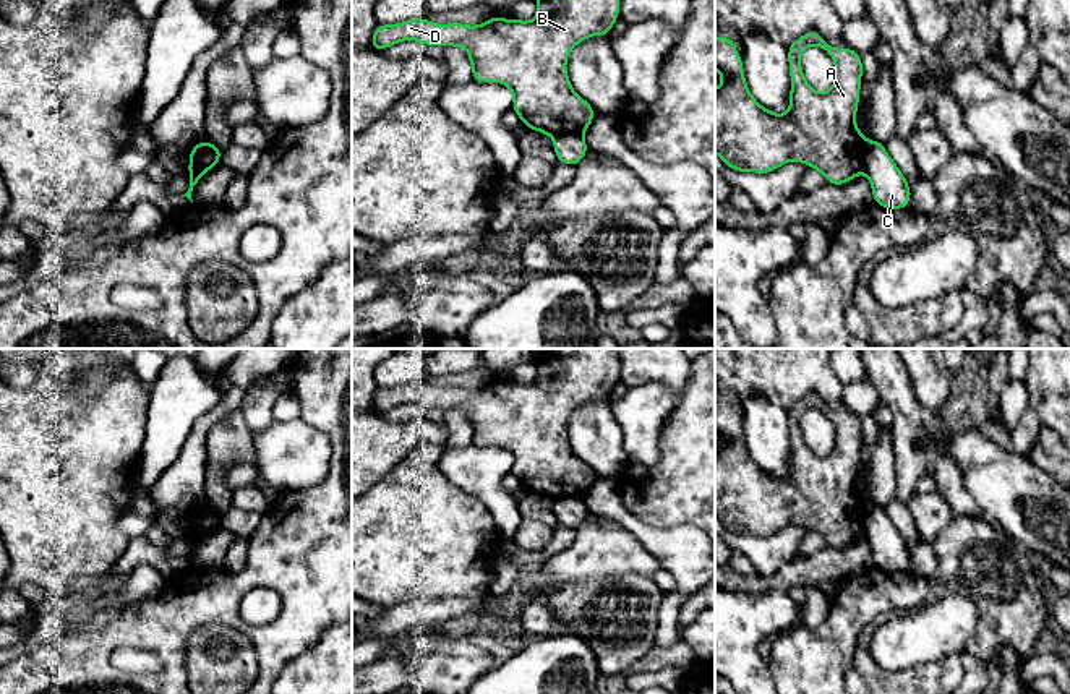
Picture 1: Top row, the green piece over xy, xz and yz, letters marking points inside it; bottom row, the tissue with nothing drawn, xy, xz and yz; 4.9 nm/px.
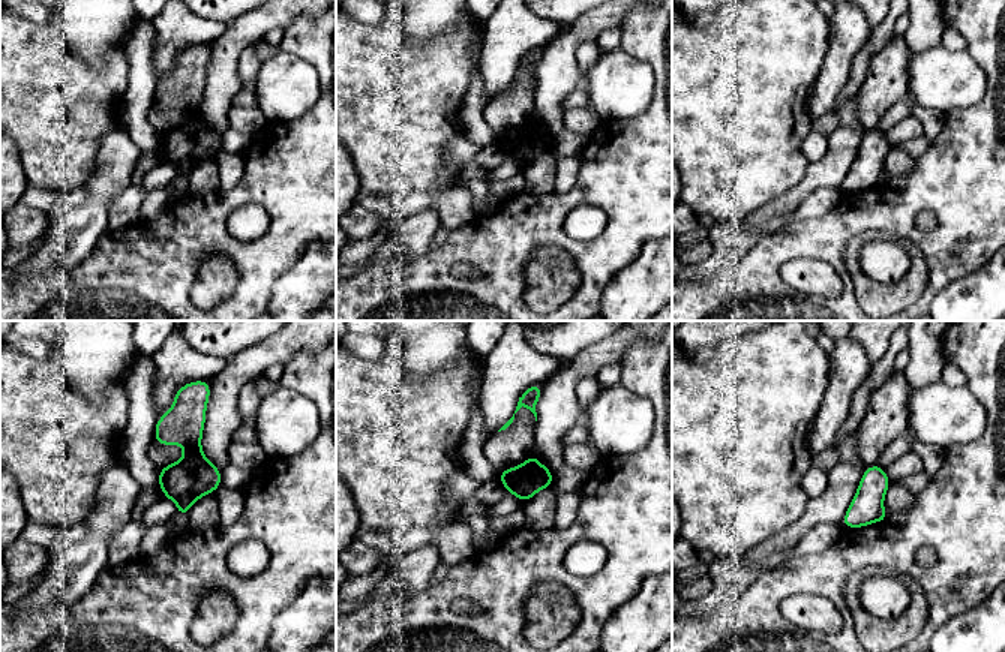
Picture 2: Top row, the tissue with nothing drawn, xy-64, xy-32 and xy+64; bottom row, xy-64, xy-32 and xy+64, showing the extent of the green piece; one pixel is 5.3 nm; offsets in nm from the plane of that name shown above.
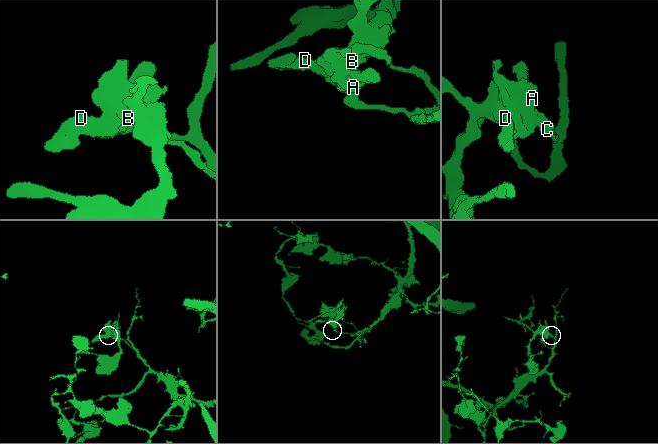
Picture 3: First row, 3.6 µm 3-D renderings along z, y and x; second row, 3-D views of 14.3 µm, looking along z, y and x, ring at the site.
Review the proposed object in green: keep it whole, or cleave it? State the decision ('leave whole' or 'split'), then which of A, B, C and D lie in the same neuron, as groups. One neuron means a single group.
split; A B D / C

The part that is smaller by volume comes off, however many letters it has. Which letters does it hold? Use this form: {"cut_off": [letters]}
{"cut_off": ["A", "B", "D"]}

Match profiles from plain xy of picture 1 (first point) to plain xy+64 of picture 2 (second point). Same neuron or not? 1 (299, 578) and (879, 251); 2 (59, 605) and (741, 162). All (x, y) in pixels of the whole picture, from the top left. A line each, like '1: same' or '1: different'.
1: same
2: different

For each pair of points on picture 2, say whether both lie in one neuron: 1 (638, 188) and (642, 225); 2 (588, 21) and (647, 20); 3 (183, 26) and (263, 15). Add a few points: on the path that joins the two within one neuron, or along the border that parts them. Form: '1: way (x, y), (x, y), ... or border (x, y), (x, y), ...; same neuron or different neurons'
1: way (642, 197), (642, 216); same neuron
2: border (627, 15), (620, 26); different neurons
3: border (227, 26), (210, 45); different neurons

